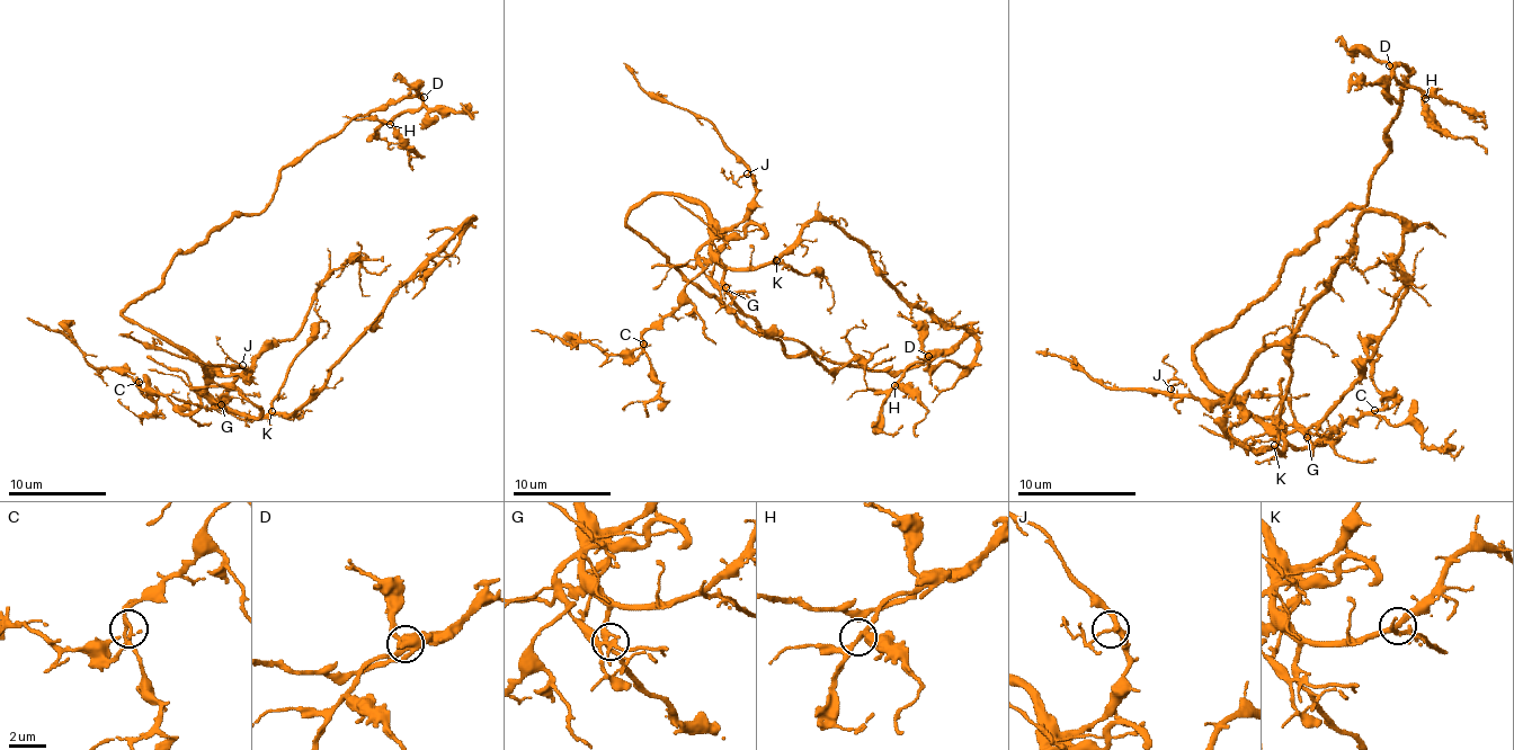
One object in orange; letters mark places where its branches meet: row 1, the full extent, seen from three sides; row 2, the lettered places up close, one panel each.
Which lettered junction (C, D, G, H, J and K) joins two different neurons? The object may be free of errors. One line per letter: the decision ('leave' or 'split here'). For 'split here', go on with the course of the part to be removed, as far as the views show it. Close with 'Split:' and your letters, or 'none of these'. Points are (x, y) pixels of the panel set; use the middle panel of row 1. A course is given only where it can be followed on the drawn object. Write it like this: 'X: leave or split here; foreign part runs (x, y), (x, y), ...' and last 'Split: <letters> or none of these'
C: leave
D: leave
G: split here; foreign part runs (724, 287), (703, 269), (685, 300), (641, 336), (641, 350), (604, 354), (589, 341), (572, 346), (531, 331)
H: leave
J: leave
K: leave
Split: G

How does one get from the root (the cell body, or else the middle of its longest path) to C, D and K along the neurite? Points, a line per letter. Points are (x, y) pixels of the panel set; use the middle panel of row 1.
C: (668, 194), (691, 196), (705, 211), (710, 262), (685, 287), (685, 300), (641, 336), (643, 344)
D: (668, 194), (639, 204), (626, 223), (789, 356), (818, 354), (872, 371), (904, 371), (928, 356)
K: (668, 194), (691, 196), (705, 211), (710, 250), (724, 265), (754, 267), (776, 260)

